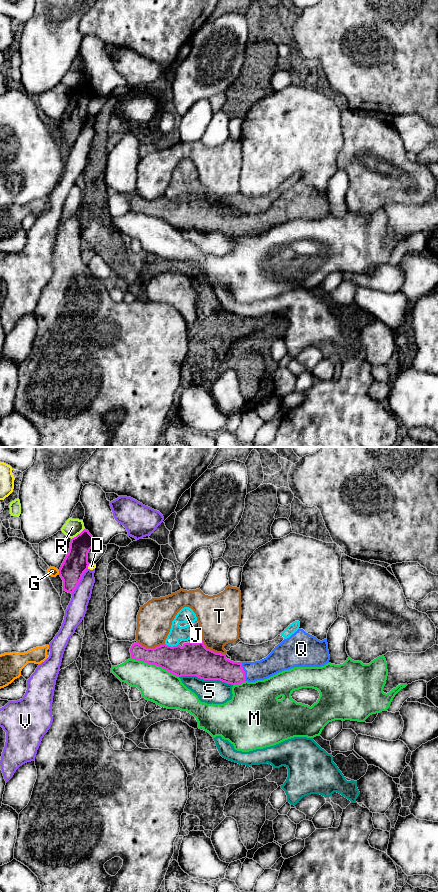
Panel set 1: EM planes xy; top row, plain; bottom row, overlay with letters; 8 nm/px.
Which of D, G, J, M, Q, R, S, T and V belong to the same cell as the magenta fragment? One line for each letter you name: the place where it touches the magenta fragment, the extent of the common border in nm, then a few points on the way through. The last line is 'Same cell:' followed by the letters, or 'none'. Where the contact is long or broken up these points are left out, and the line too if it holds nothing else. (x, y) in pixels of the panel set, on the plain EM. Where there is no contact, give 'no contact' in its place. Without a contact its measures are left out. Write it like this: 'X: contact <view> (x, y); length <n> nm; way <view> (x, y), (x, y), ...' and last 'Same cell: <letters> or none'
Q: contact xy (243, 222); length 170 nm; way xy (213, 218), (225, 222), (243, 222), (259, 222)
Same cell: Q

